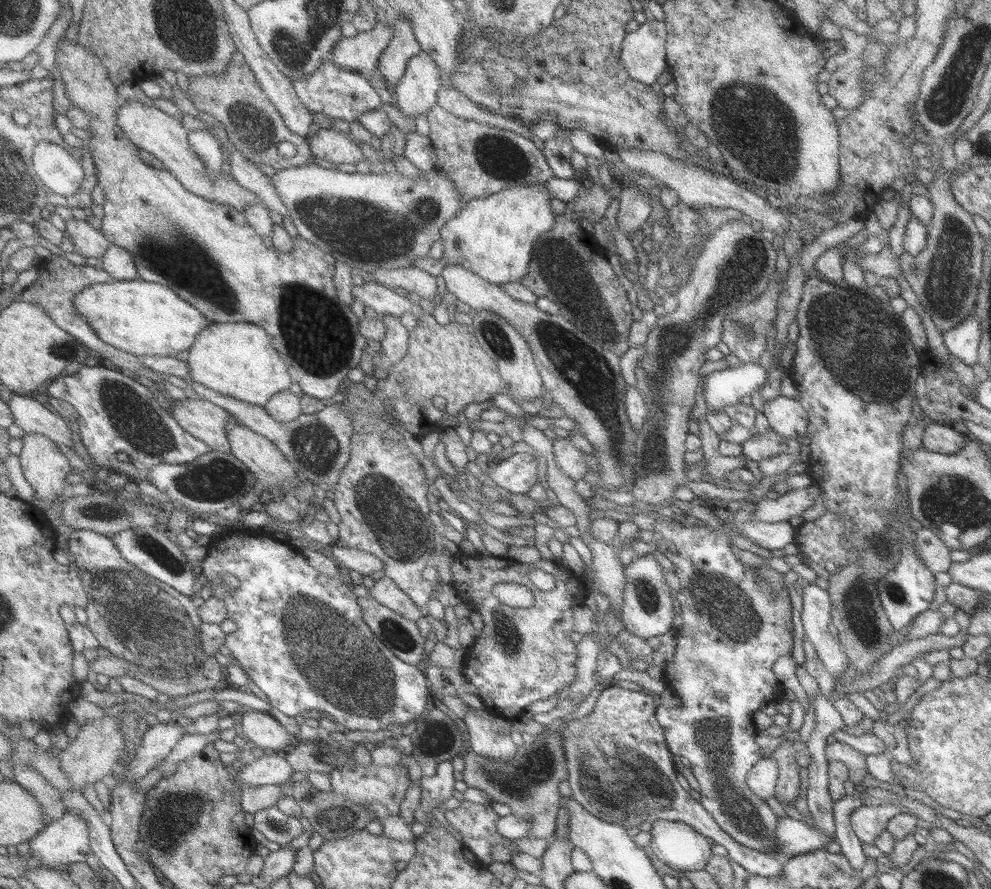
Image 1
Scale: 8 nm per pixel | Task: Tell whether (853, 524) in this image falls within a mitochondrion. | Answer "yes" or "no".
no

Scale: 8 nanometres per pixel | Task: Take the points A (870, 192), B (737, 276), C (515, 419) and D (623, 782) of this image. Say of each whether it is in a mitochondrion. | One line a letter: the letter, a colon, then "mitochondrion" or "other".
A: other
B: mitochondrion
C: other
D: mitochondrion

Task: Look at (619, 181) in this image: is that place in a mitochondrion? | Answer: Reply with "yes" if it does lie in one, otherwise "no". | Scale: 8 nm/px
no

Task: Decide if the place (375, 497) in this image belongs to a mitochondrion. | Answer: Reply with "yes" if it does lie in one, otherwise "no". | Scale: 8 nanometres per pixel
yes

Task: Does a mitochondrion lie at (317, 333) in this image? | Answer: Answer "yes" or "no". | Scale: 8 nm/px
yes

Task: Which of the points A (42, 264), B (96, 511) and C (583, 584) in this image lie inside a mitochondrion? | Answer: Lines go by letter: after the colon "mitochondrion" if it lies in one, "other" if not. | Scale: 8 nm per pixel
A: other
B: other
C: other

